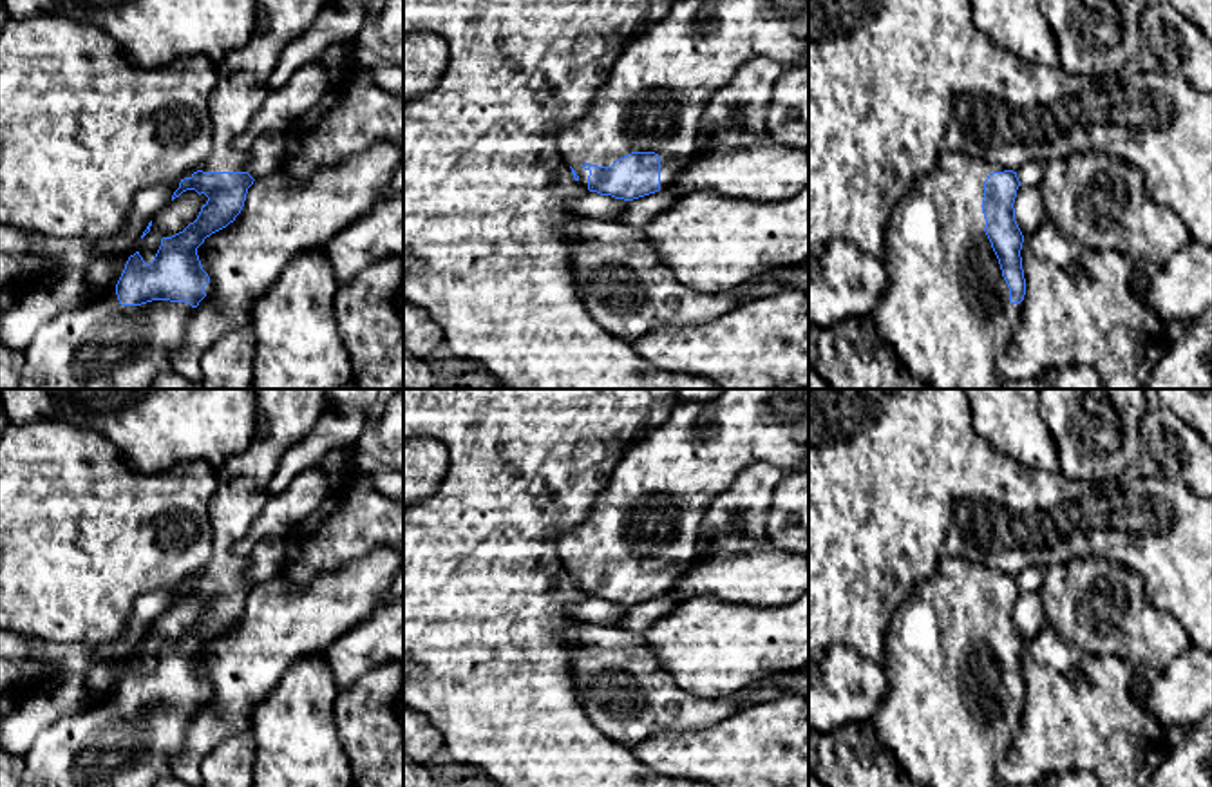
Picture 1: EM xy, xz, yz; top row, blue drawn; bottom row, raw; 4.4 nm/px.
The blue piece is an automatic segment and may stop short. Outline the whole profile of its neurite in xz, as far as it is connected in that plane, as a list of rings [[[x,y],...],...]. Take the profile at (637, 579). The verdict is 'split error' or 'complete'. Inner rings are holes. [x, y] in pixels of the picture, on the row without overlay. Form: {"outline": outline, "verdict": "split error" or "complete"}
{"outline": [[[725,389],[715,400],[680,402],[666,423],[622,454],[590,516],[559,537],[559,557],[573,584],[601,601],[633,606],[669,593],[700,554],[698,525],[707,505],[751,463],[767,461],[789,472],[807,467],[807,450],[809,389]]], "verdict": "split error"}

